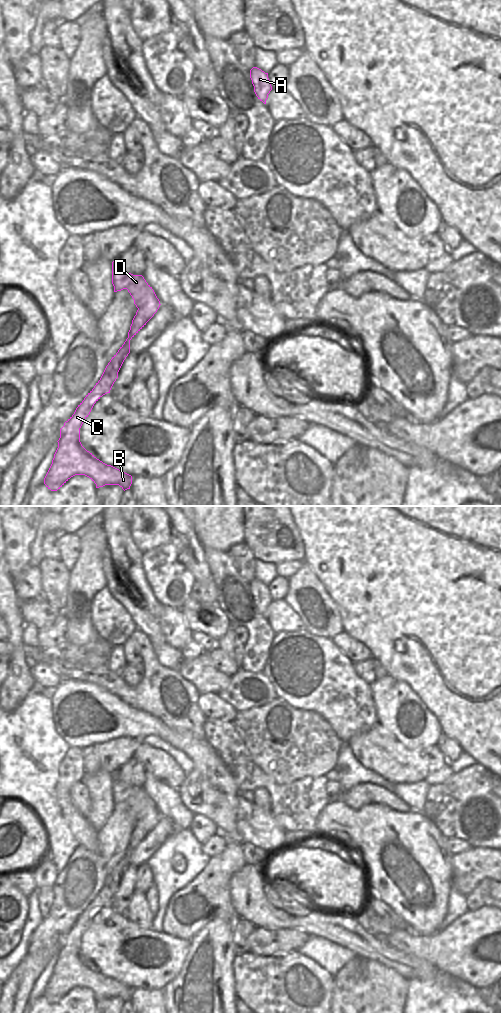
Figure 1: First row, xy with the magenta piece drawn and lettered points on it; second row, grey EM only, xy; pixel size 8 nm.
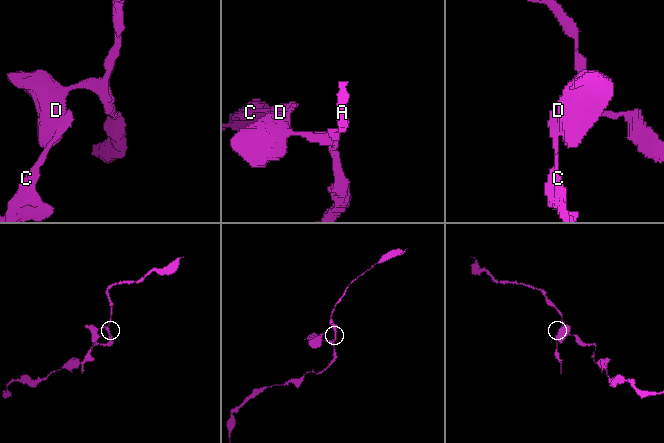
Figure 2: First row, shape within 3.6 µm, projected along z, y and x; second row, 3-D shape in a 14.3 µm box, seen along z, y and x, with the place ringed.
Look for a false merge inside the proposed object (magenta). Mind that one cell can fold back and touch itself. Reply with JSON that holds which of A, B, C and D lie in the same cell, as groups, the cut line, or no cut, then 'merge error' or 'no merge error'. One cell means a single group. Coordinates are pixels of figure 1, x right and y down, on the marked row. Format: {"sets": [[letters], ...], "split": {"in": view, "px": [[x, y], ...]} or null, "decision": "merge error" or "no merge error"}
{"sets": [["A", "D"], ["B", "C"]], "split": {"in": "xy", "px": [[136, 314], [142, 314], [147, 318], [153, 315]]}, "decision": "merge error"}

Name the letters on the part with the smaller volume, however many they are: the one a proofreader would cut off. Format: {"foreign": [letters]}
{"foreign": ["B", "C"]}

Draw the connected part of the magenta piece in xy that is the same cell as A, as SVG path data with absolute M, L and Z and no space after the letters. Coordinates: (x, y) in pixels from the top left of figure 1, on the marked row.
M253 67L250 70L250 78L252 80L256 96L260 101L266 104L268 94L272 90L272 86L268 78L268 73L265 73L257 67Z

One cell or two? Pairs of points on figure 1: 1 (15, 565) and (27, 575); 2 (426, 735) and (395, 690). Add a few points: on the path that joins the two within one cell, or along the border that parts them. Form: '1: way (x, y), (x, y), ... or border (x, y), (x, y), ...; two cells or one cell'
1: border (29, 564), (11, 576); two cells
2: way (409, 739), (396, 726), (395, 707); one cell

